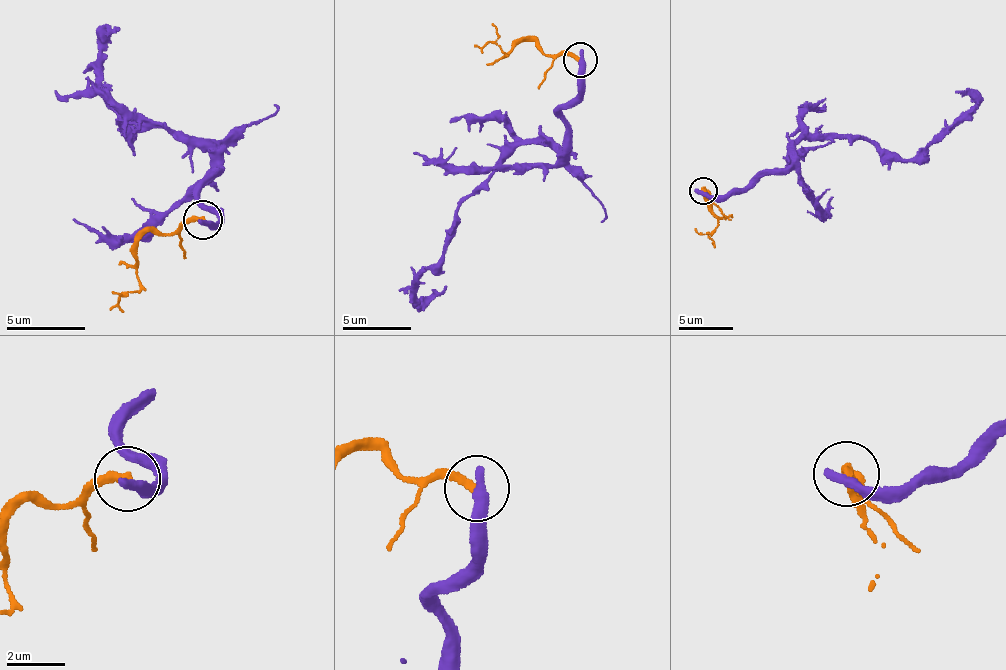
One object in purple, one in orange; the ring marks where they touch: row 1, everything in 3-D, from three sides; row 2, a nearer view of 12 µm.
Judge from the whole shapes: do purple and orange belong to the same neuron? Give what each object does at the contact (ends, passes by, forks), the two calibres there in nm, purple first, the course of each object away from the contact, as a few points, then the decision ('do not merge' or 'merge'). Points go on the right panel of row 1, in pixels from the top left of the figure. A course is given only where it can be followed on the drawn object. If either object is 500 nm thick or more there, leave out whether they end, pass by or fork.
purple ends there; orange ends there; 440 nm thick on the purple side, 300 nm on the other; purple runs (703, 191), (726, 198), (782, 169), (805, 137), (858, 134), (909, 159), (973, 107), (974, 100), (956, 90); orange runs (703, 191), (711, 197), (708, 195), (709, 211), (718, 221), (707, 233), (712, 245); do not merge

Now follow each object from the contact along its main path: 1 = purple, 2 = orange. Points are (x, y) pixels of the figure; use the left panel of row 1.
1: (204, 220), (220, 167), (119, 125), (134, 135), (104, 87), (117, 27)
2: (204, 220), (161, 234), (142, 235), (136, 271), (140, 288), (124, 293), (110, 311)

